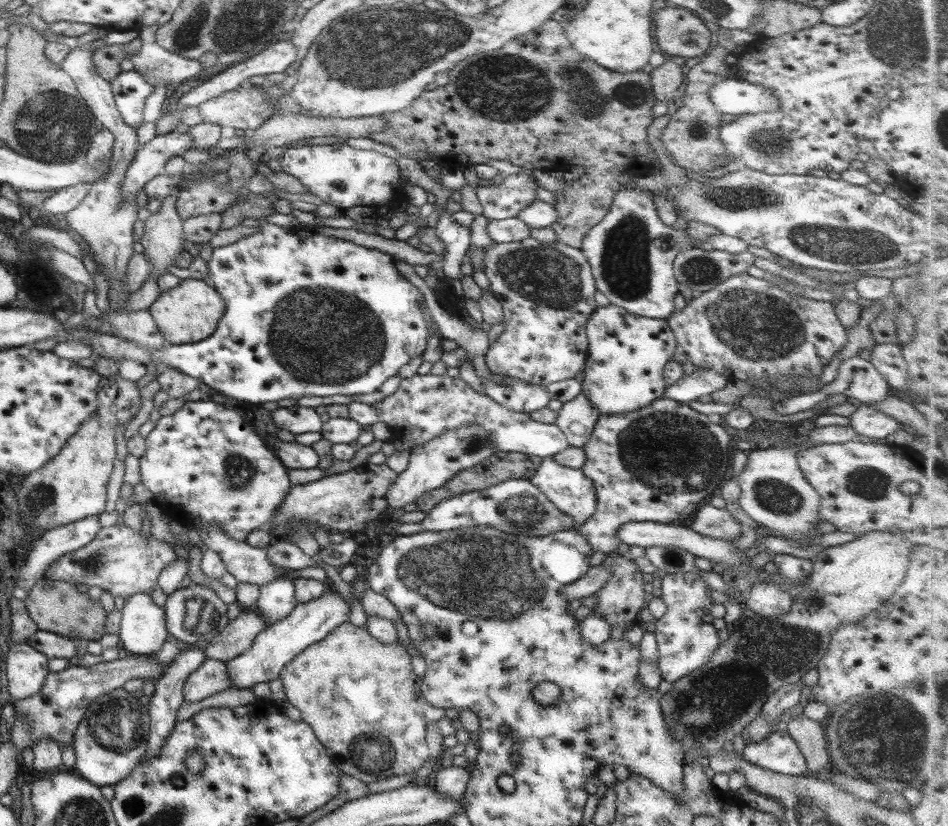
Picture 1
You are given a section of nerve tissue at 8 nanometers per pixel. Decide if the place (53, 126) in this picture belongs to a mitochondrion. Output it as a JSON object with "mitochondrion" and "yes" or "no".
{"mitochondrion":"yes"}

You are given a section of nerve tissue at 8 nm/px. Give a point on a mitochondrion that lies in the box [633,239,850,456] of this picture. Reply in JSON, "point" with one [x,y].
{"point":[738,319]}

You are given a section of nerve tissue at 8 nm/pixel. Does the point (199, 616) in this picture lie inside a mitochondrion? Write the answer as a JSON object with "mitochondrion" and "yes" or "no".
{"mitochondrion":"yes"}

